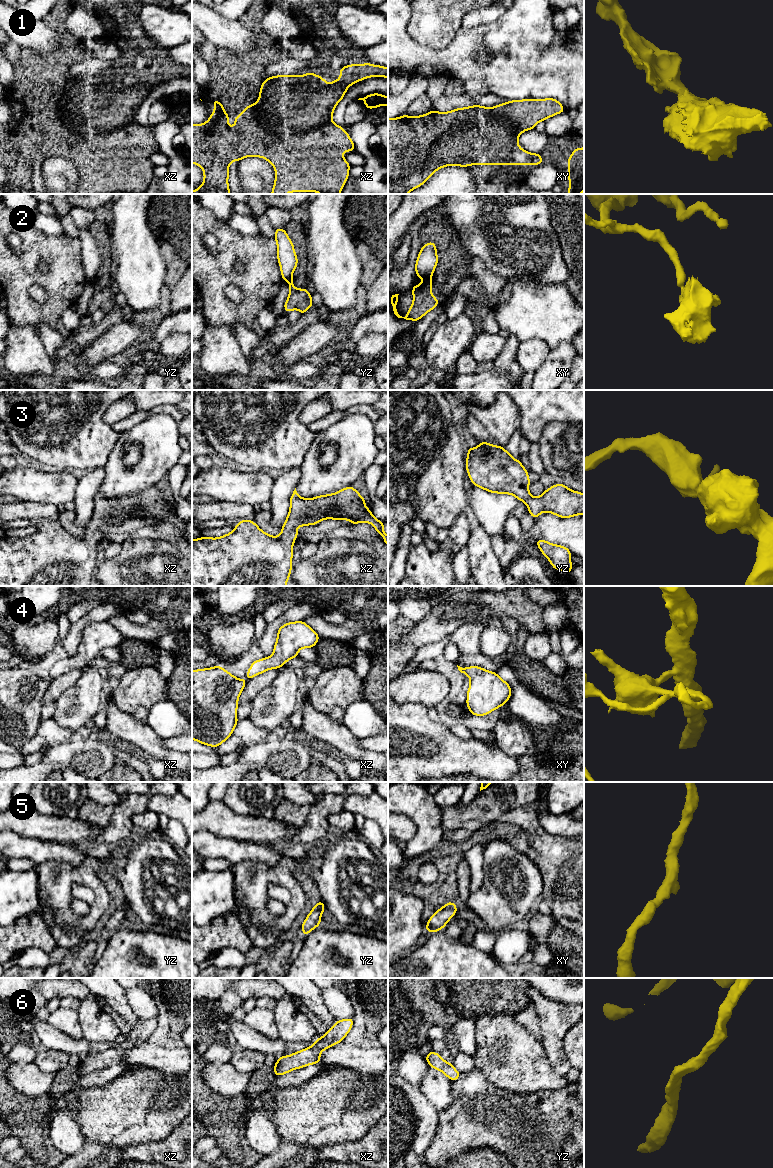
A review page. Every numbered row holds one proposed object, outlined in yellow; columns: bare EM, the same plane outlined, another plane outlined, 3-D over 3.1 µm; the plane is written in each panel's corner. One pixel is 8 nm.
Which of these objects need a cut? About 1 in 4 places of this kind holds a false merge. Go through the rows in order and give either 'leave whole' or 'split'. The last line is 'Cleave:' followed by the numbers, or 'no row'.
1: leave whole
2: split
3: leave whole
4: leave whole
5: leave whole
6: leave whole
Cleave: 2

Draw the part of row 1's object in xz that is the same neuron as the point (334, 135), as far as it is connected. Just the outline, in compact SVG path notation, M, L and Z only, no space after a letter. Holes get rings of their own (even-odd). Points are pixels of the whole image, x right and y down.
M370 63L350 64L340 68L340 79L327 84L326 80L315 73L303 76L278 75L265 79L260 87L256 103L248 105L235 117L235 126L229 127L229 115L216 98L212 104L215 110L204 124L192 124L192 163L202 168L203 184L192 194L230 194L228 177L229 165L246 157L261 157L269 161L275 169L275 182L271 194L291 192L317 192L320 194L340 194L348 177L350 164L344 159L344 151L355 151L349 133L332 122L336 105L344 98L349 86L369 77L388 78L388 68Z

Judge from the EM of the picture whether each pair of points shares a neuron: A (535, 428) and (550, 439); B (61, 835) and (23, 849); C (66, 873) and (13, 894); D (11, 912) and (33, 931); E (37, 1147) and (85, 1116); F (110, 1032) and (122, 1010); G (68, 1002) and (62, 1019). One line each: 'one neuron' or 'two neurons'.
A: two neurons
B: two neurons
C: two neurons
D: two neurons
E: two neurons
F: two neurons
G: two neurons

